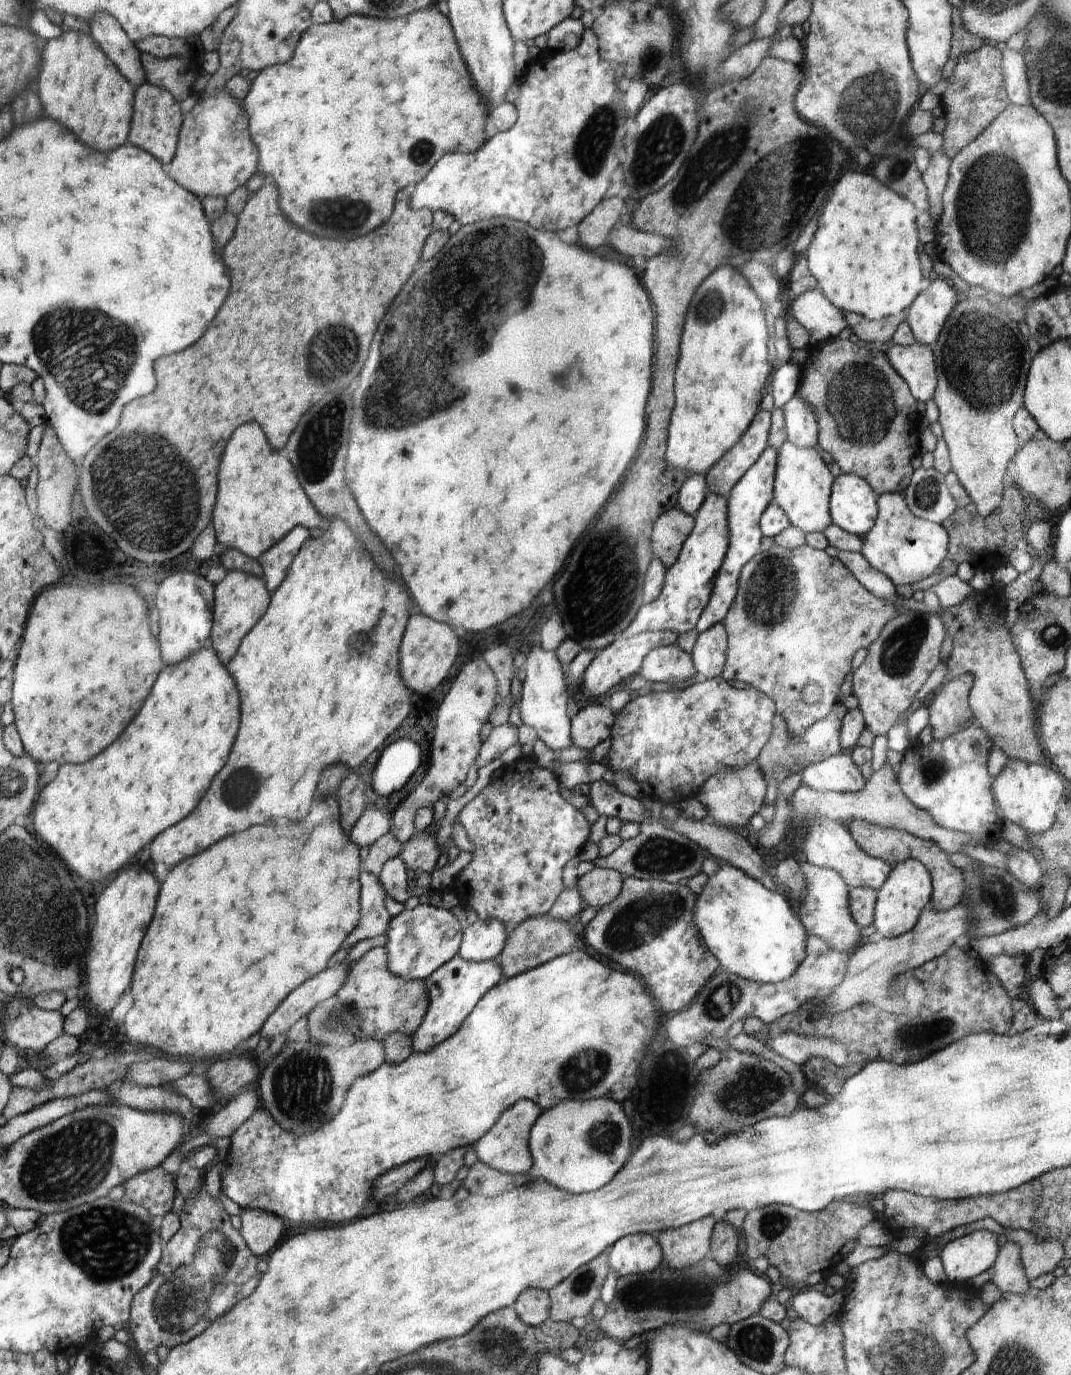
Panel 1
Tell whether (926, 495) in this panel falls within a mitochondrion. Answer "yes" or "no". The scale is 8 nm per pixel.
yes

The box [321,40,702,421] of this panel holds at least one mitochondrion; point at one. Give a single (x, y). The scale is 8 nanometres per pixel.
(661, 146)

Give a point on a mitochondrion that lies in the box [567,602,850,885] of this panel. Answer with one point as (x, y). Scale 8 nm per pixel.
(659, 855)

